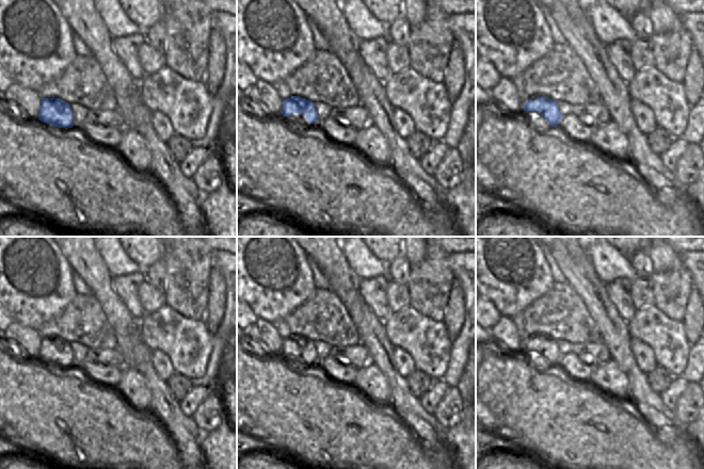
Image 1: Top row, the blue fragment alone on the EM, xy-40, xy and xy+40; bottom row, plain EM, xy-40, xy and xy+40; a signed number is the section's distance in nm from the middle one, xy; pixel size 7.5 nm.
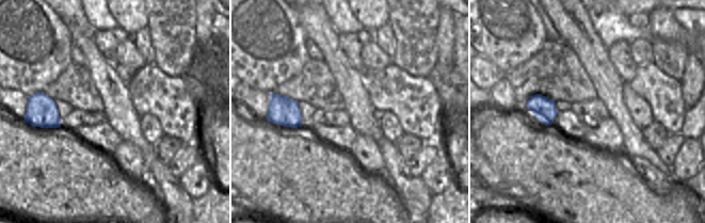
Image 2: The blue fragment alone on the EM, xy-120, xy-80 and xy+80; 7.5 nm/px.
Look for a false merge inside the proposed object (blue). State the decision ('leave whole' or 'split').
leave whole

